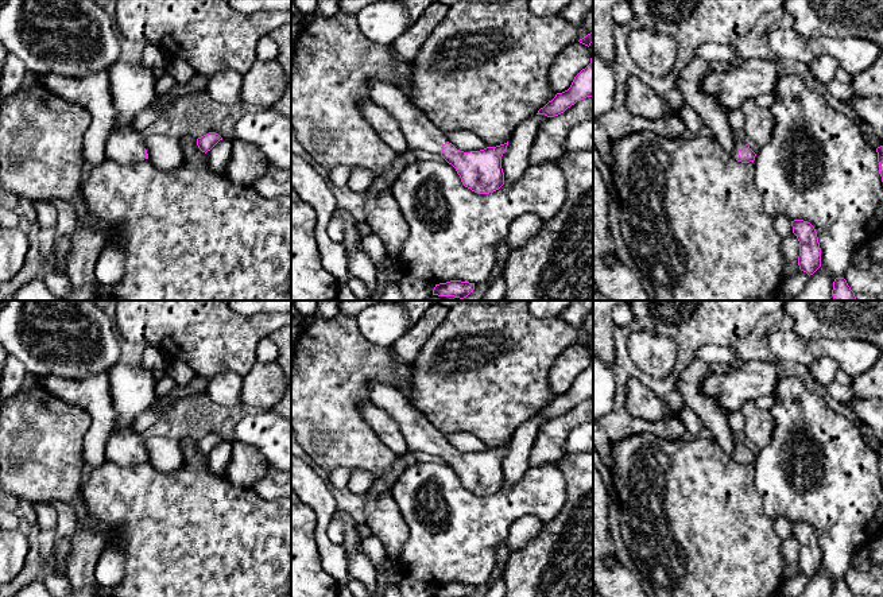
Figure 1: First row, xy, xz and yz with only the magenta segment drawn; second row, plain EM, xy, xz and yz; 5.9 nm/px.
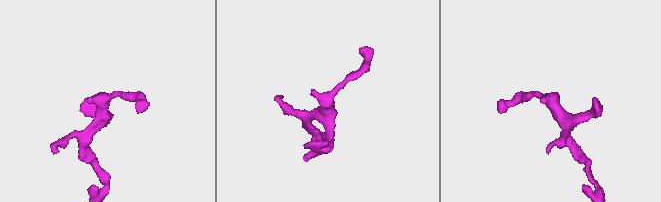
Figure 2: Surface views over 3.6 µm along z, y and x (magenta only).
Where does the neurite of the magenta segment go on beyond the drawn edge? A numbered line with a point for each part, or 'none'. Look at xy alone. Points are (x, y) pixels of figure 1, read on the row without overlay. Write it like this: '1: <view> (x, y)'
1: xy (132, 387)

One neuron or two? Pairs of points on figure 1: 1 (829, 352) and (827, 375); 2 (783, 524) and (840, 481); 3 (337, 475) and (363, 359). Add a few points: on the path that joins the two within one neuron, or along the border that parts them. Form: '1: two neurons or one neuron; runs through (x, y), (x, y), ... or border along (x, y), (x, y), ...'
1: two neurons; border along (827, 357), (817, 359), (810, 365)
2: two neurons; border along (773, 520), (786, 519), (790, 523)
3: two neurons; border along (349, 470), (333, 468), (328, 472)

